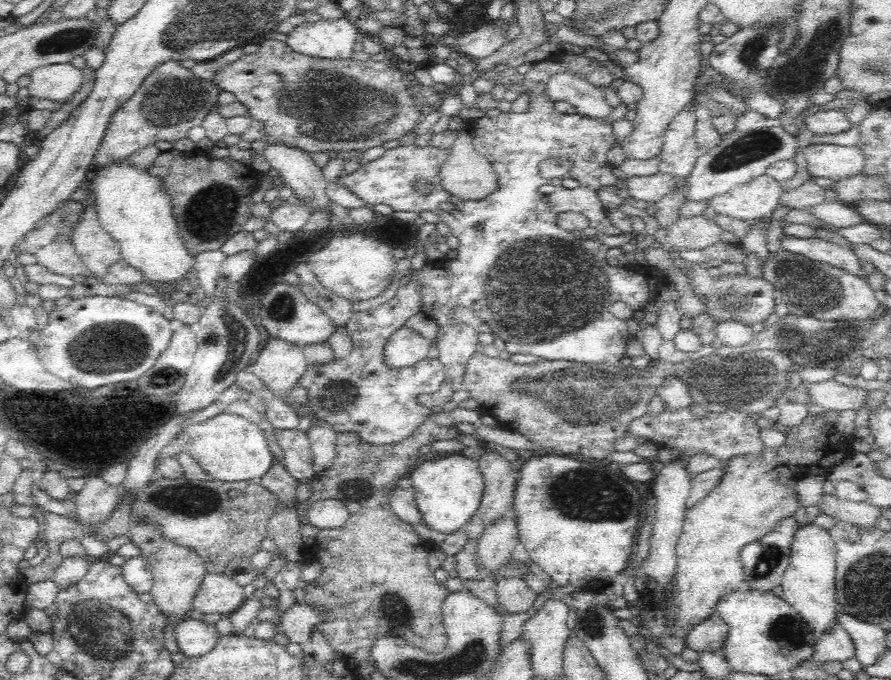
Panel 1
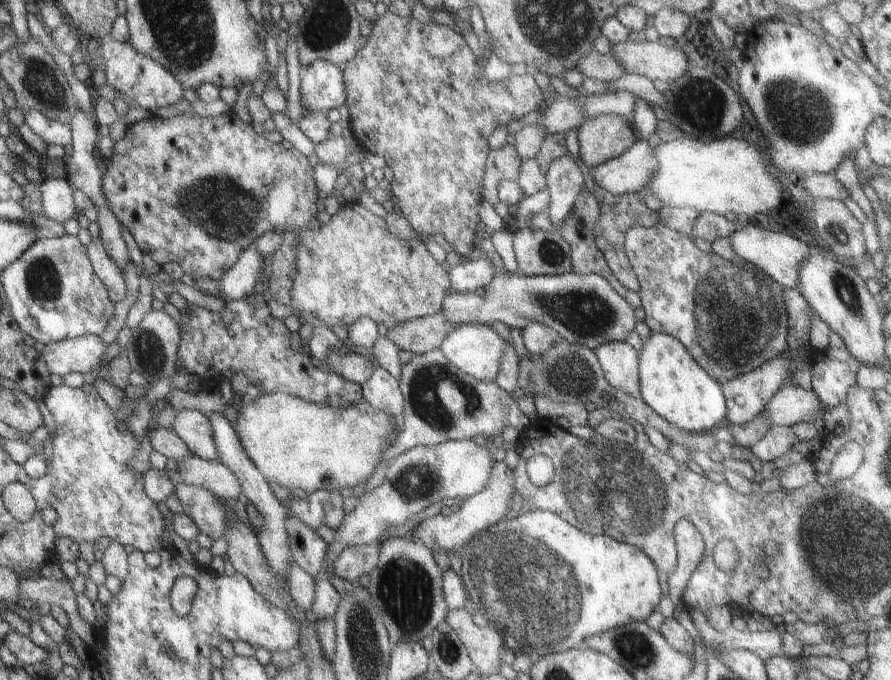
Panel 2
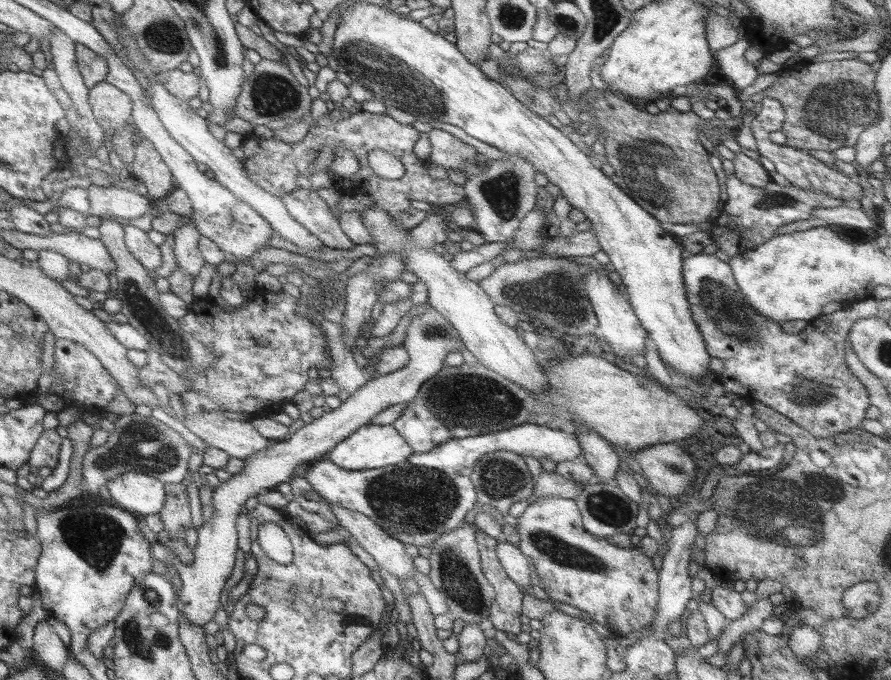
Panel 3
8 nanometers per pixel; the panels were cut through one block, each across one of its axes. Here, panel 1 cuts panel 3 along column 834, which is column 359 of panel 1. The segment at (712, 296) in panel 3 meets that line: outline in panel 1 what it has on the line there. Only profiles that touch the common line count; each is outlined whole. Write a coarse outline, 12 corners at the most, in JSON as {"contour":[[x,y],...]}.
{"contour":[[420,284],[356,312],[348,358],[308,366],[304,406],[340,434],[394,446],[432,414],[440,360],[384,364]]}

